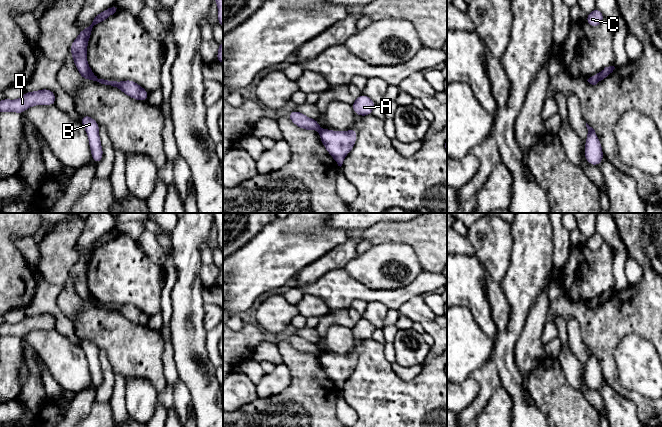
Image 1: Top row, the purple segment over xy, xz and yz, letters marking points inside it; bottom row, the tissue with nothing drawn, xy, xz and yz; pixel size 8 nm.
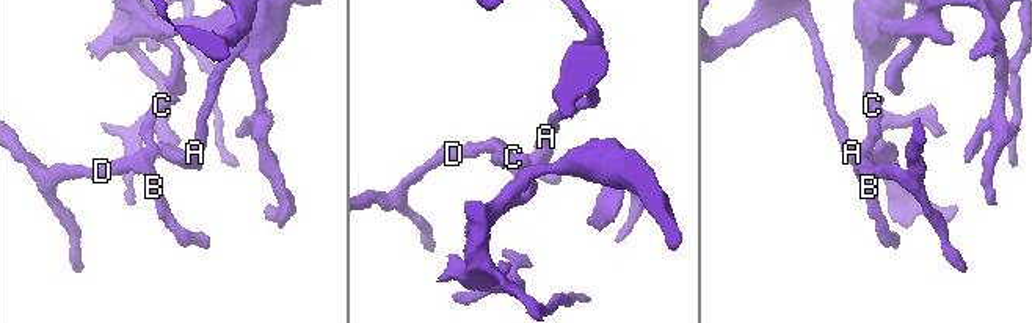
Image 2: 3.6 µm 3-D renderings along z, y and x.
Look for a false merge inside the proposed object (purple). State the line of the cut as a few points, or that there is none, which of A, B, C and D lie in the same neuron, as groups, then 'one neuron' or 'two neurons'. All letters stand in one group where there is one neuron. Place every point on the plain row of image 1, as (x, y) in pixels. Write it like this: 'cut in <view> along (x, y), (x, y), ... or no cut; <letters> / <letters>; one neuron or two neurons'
cut in xy along (97, 302), (96, 304); A / B C D; two neurons

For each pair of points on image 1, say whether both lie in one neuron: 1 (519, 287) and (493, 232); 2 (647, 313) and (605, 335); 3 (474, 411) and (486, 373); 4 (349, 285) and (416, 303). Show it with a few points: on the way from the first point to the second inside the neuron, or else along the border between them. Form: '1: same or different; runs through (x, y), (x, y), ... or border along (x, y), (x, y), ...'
1: different; border along (512, 244), (509, 266), (499, 283)
2: same; runs through (637, 314), (621, 319), (615, 325)
3: same; runs through (480, 402), (486, 391), (486, 382)
4: different; border along (422, 295), (411, 297), (396, 309)

